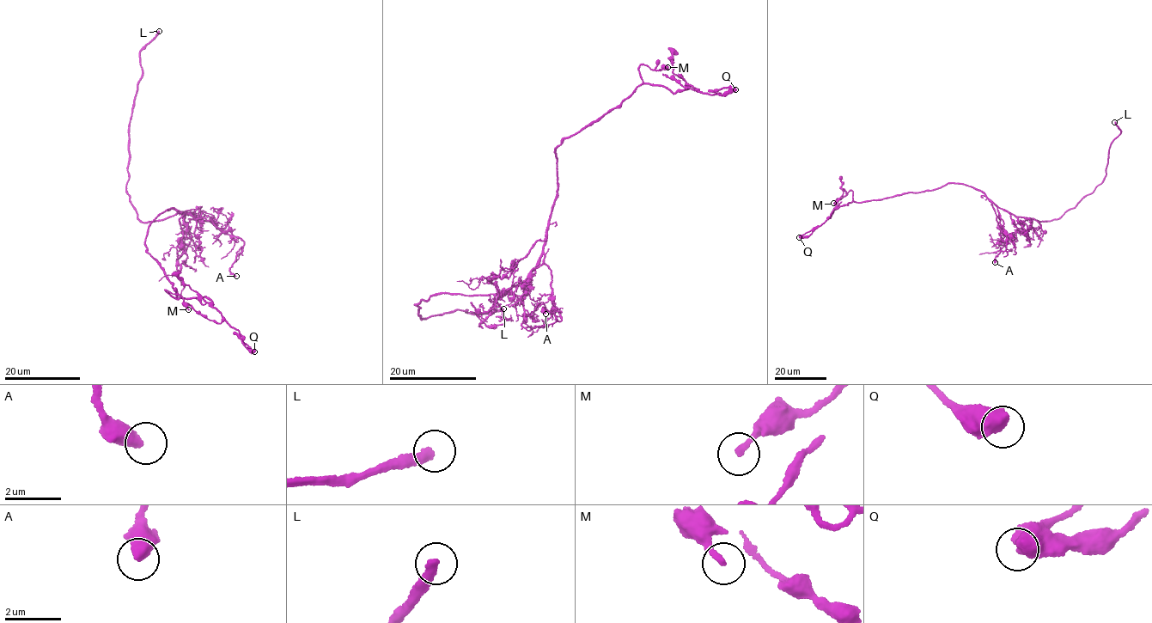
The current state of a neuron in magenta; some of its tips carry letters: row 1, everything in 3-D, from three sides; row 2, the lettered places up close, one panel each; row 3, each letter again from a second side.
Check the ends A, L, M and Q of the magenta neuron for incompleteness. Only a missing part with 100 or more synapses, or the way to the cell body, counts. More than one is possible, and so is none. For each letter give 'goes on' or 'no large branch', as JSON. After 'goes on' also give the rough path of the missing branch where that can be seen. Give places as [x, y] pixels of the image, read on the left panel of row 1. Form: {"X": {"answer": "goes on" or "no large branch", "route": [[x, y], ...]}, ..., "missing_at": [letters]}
{"A": {"answer": "no large branch"}, "L": {"answer": "goes on", "route": [[159, 31], [156, 21], [158, 9]]}, "M": {"answer": "no large branch"}, "Q": {"answer": "no large branch"}, "missing_at": ["L"]}

